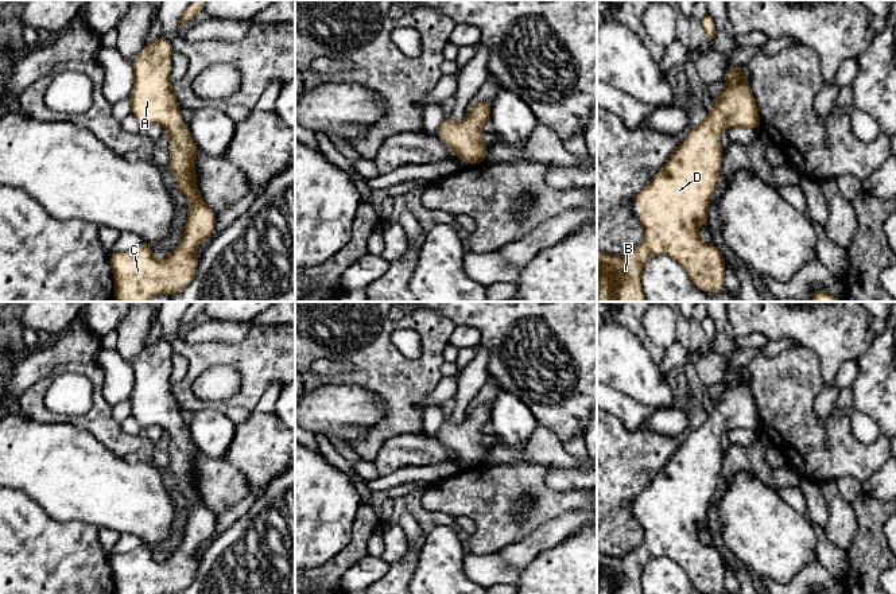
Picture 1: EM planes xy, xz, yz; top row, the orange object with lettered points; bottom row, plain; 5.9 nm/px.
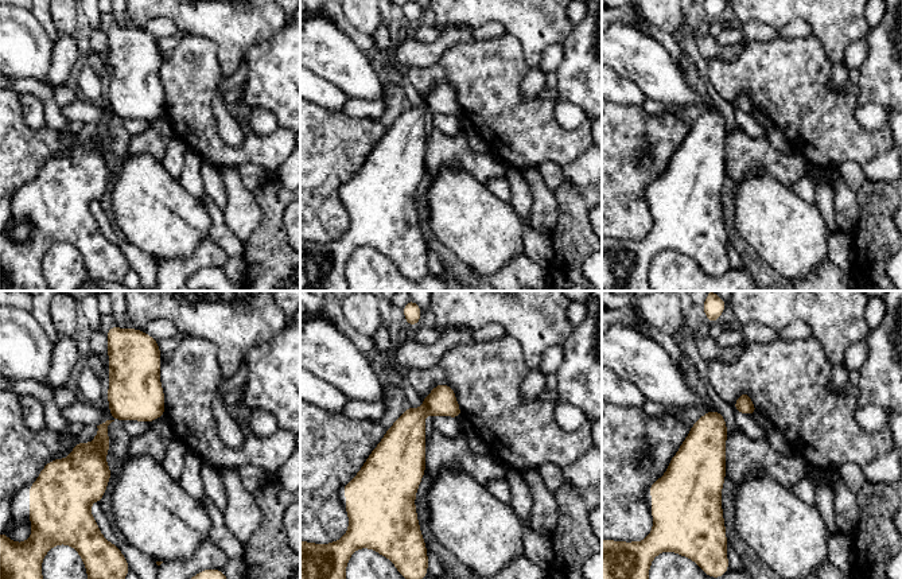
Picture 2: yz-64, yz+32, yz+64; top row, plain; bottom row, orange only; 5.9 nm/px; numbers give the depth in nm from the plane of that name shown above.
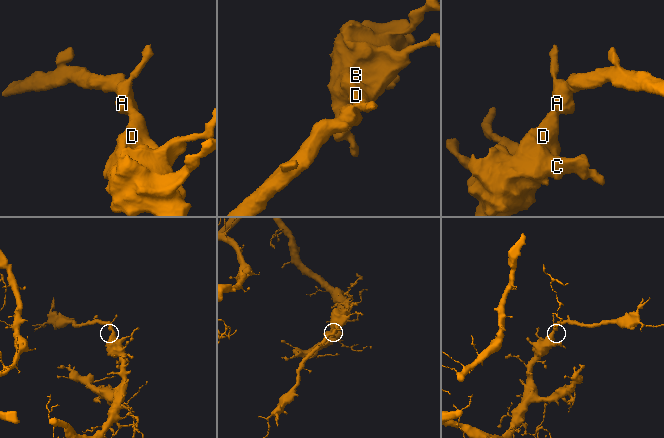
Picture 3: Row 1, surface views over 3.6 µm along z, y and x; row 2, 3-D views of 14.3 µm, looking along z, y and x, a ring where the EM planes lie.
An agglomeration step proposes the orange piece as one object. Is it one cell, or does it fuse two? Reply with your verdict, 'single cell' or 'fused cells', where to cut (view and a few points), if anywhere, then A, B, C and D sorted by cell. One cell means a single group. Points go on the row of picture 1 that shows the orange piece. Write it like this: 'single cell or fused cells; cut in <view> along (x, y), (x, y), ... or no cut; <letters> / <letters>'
single cell; no cut; A B C D

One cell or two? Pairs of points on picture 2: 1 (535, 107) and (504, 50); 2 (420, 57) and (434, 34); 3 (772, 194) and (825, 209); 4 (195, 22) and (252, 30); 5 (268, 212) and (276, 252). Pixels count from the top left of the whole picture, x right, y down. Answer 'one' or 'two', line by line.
1: one
2: two
3: two
4: one
5: one

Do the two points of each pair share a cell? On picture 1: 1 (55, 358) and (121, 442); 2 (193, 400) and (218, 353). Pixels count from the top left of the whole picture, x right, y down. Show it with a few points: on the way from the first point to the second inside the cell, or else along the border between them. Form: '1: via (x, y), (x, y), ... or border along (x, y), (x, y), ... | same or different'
1: border along (92, 360), (62, 364), (34, 383) | different
2: via (187, 387), (187, 380), (205, 361) | same

